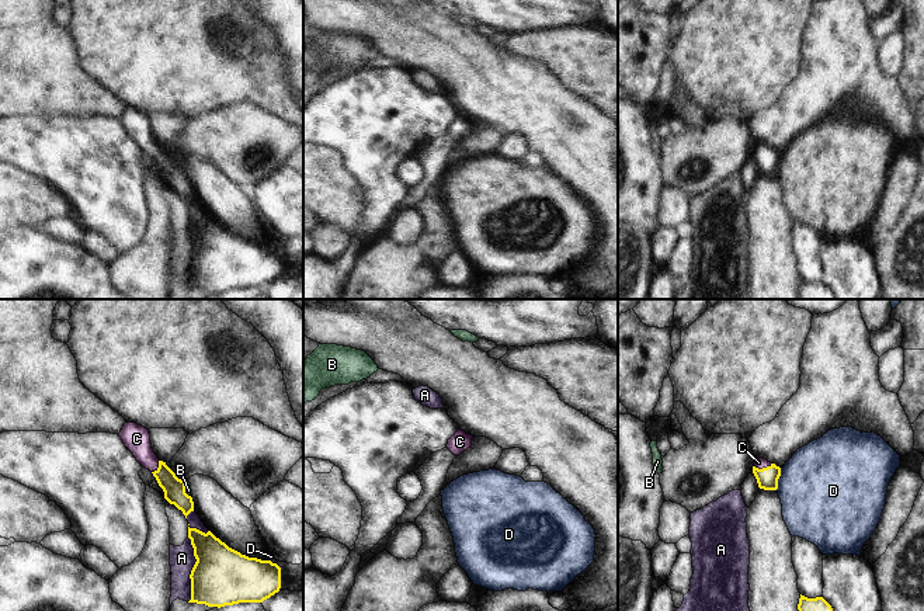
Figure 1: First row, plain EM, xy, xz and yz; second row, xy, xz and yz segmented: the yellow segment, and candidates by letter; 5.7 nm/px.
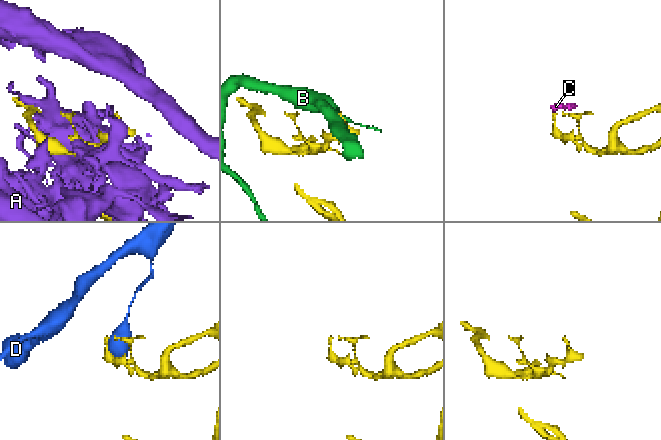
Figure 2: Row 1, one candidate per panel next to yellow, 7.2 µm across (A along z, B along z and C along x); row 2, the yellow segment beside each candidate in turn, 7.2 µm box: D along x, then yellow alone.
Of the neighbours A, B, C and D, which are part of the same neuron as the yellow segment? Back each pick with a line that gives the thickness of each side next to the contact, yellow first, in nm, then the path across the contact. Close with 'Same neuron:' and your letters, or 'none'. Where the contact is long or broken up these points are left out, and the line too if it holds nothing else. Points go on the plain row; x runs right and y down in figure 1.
C: Thickness 130 nm (yellow) against 60 nm. Path across: yz (767, 163), (763, 153), (758, 148)
Same neuron: C

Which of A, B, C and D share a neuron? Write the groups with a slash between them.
A / B / C / D

